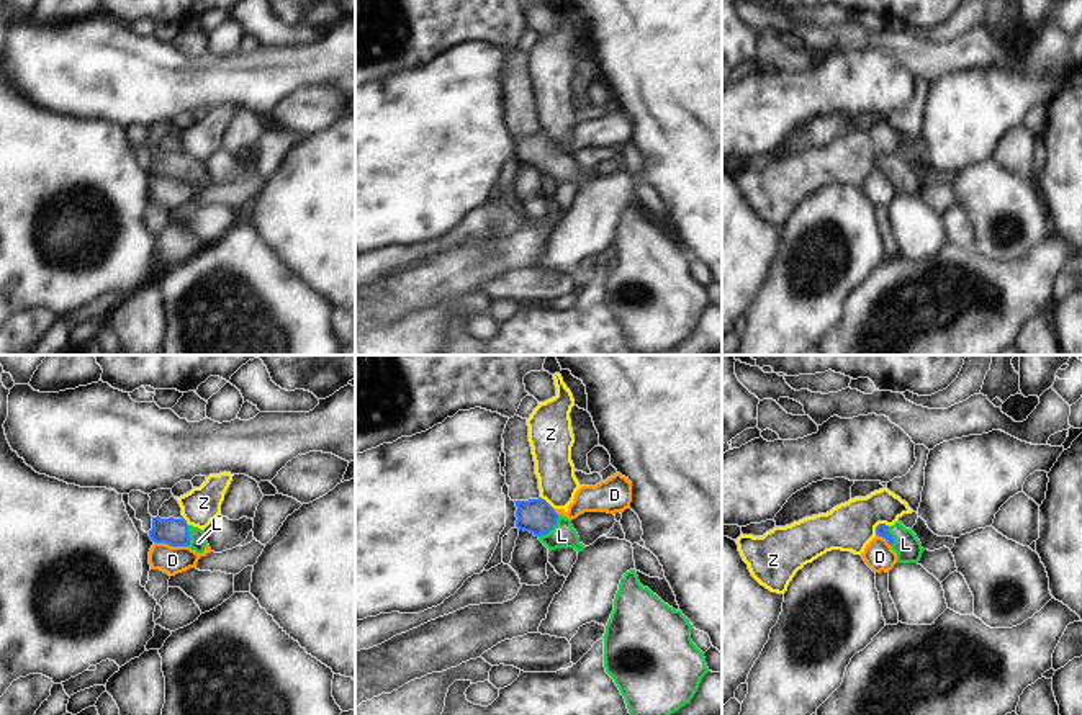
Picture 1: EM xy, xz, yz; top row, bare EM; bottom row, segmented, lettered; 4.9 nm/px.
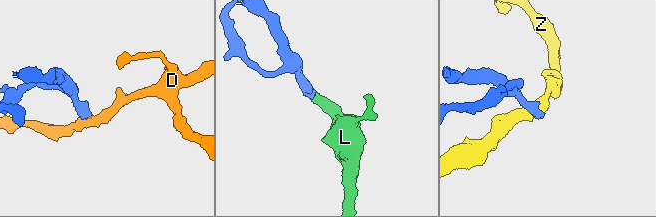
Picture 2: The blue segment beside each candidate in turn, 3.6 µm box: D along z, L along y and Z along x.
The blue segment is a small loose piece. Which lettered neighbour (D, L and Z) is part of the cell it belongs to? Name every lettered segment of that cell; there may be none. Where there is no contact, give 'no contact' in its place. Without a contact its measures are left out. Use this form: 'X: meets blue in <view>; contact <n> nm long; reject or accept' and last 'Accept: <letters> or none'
D: meets blue in xy; contact 170 nm long; reject
L: meets blue in xz; contact 150 nm long; accept
Z: meets blue in yz; contact 90 nm long; reject
Accept: L

